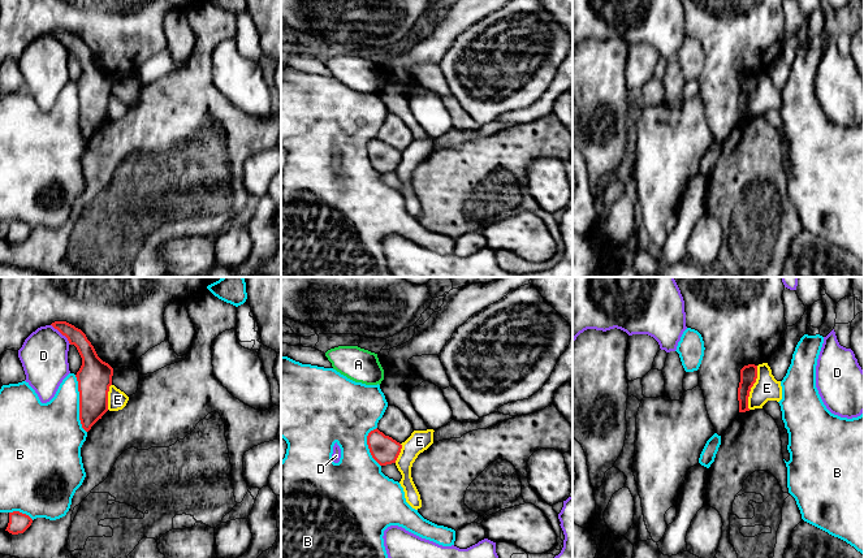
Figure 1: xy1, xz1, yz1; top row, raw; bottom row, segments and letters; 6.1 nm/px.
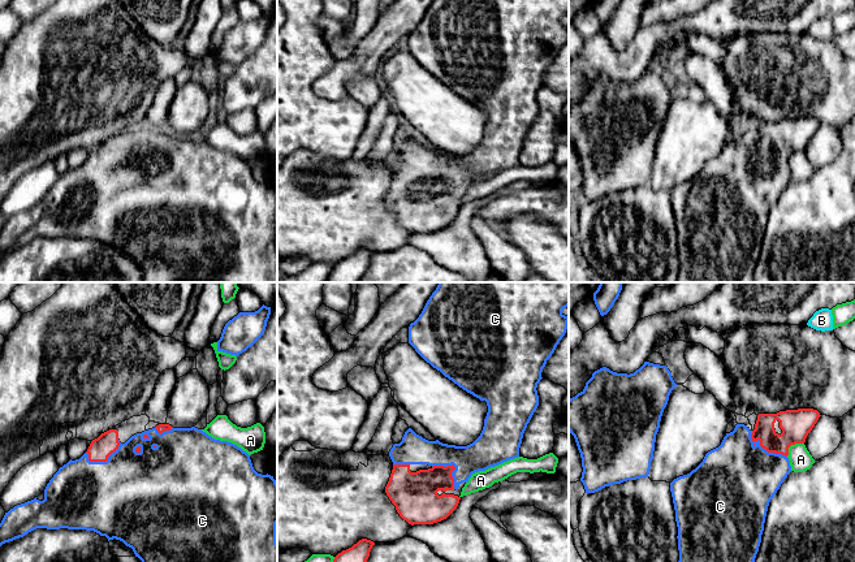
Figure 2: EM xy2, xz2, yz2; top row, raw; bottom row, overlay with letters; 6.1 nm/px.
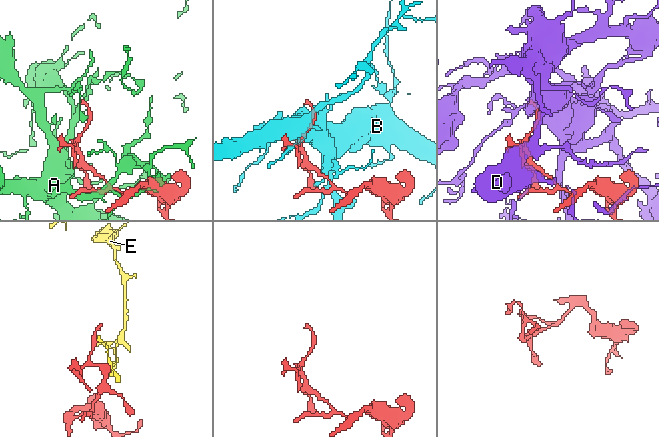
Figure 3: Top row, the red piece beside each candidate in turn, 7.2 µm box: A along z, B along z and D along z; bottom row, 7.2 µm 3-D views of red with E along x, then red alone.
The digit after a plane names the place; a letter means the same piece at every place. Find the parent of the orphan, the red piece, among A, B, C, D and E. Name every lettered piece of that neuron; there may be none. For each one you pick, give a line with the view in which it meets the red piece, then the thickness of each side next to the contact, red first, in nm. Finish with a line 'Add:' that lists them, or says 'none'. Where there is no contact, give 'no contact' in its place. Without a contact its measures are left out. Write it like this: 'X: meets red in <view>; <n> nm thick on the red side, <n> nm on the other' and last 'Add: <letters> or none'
C: meets red in yz2; 190 nm thick on the red side, 460 nm on the other
Add: C

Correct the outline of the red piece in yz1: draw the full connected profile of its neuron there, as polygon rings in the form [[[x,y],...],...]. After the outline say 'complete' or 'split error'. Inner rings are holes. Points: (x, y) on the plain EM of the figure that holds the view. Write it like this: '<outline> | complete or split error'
[[[748,73],[740,78],[740,91],[738,96],[739,121],[749,120],[748,105],[751,96],[757,87],[757,74]]] | complete

